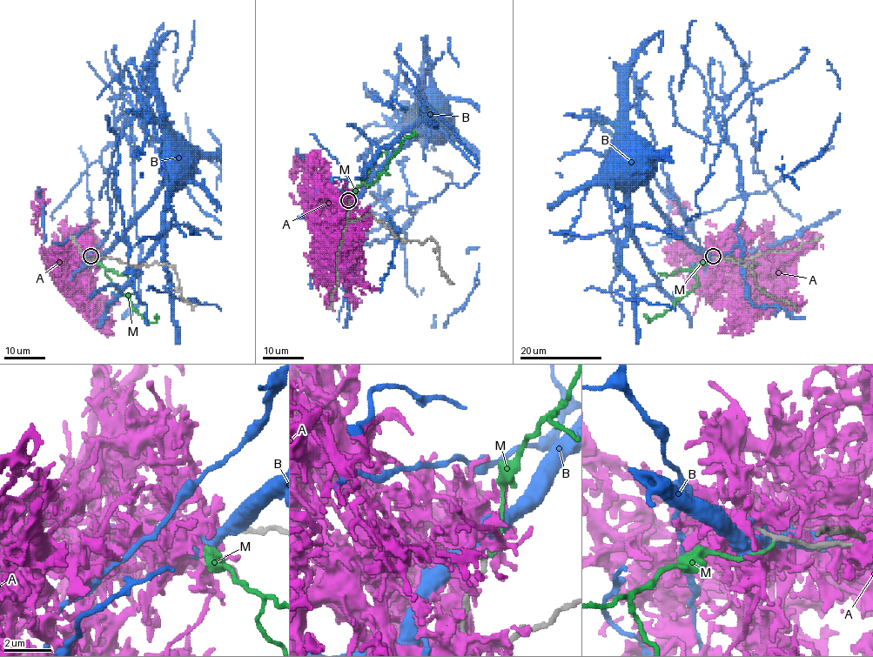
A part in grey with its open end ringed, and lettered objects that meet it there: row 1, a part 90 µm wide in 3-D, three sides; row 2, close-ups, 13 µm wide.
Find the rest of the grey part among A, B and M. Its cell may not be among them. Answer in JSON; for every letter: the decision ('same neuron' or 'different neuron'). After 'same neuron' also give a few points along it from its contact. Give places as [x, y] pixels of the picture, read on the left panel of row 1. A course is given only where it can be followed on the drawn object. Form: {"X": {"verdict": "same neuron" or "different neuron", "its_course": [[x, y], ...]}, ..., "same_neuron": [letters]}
{"A": {"verdict": "different neuron"}, "B": {"verdict": "different neuron"}, "M": {"verdict": "different neuron"}, "same_neuron": []}

